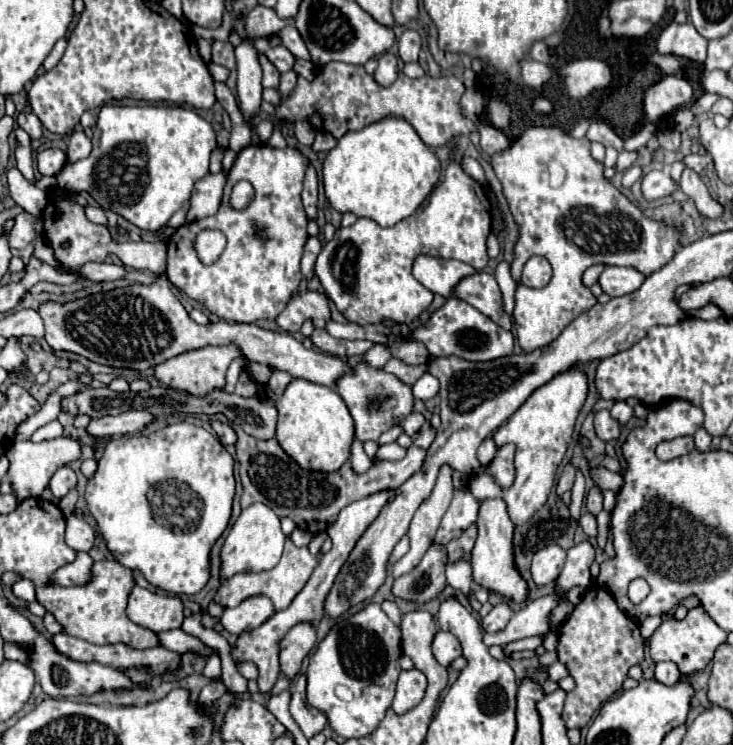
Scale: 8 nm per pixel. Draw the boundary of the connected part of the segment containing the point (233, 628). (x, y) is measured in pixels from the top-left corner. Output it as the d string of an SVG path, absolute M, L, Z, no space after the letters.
M253 596L243 600L235 608L225 608L221 624L229 634L243 634L259 628L273 614L273 604L267 596Z

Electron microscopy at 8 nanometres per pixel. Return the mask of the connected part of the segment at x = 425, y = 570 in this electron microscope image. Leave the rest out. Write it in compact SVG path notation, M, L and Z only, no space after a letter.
M431 544L423 560L409 574L393 582L391 594L413 604L425 604L435 600L439 594L443 594L447 586L443 558L443 546Z

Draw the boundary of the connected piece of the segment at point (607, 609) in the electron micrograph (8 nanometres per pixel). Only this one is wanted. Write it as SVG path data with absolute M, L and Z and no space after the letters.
M601 586L585 592L583 600L575 606L573 616L563 624L559 632L559 660L565 662L569 674L575 678L577 686L567 694L563 708L563 722L567 728L583 728L615 692L621 690L627 670L643 662L645 644L639 634L635 620L625 616L613 596Z

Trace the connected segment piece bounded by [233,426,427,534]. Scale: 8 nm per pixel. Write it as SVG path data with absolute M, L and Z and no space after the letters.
M233 426L237 432L237 460L239 460L239 476L243 484L243 494L241 494L241 508L247 508L255 502L261 502L269 506L279 518L289 516L297 528L317 534L325 532L331 522L335 522L339 510L343 510L347 504L365 498L369 494L375 494L379 490L397 490L411 474L417 474L423 468L423 458L427 456L425 448L419 448L415 444L409 446L407 456L399 462L379 462L373 464L365 474L357 476L351 470L351 464L347 462L341 470L323 474L323 472L309 472L301 470L283 450L277 442L273 440L259 440L249 436L245 430L239 426Z

